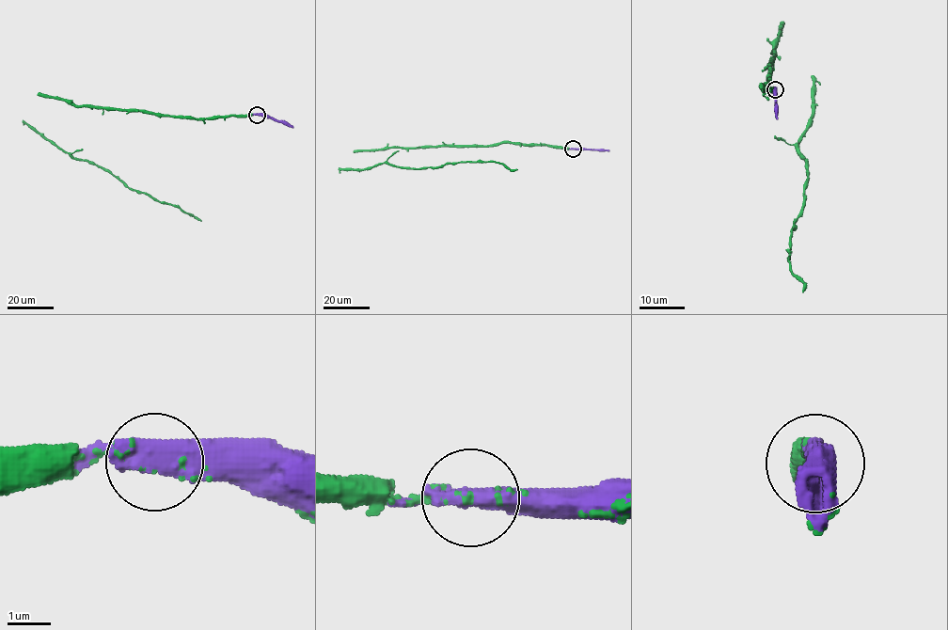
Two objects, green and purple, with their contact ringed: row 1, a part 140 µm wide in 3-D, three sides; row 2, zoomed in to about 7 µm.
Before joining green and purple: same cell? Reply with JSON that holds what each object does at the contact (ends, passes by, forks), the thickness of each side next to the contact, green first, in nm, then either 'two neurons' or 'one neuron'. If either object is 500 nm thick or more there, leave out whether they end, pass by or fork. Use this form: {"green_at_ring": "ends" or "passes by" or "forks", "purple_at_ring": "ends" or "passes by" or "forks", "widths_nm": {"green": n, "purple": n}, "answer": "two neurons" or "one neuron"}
{"green_at_ring": "passes by", "purple_at_ring": "passes by", "widths_nm": {"green": 120, "purple": 480}, "answer": "one neuron"}

